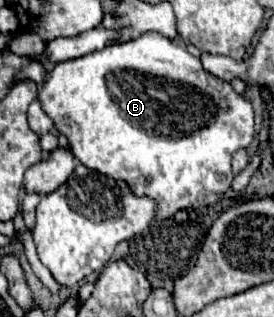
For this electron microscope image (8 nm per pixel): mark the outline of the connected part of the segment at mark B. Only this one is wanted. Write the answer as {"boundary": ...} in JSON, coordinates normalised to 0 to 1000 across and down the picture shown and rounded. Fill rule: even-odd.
{"boundary":[[[547,101],[496,126],[423,132],[380,158],[212,196],[139,297],[153,347],[248,435],[263,486],[328,536],[350,536],[474,587],[489,618],[547,618],[569,637],[569,688],[628,688],[672,656],[752,656],[839,593],[847,486],[905,467],[934,429],[927,347],[905,309],[752,227],[723,183],[635,126]]]}

